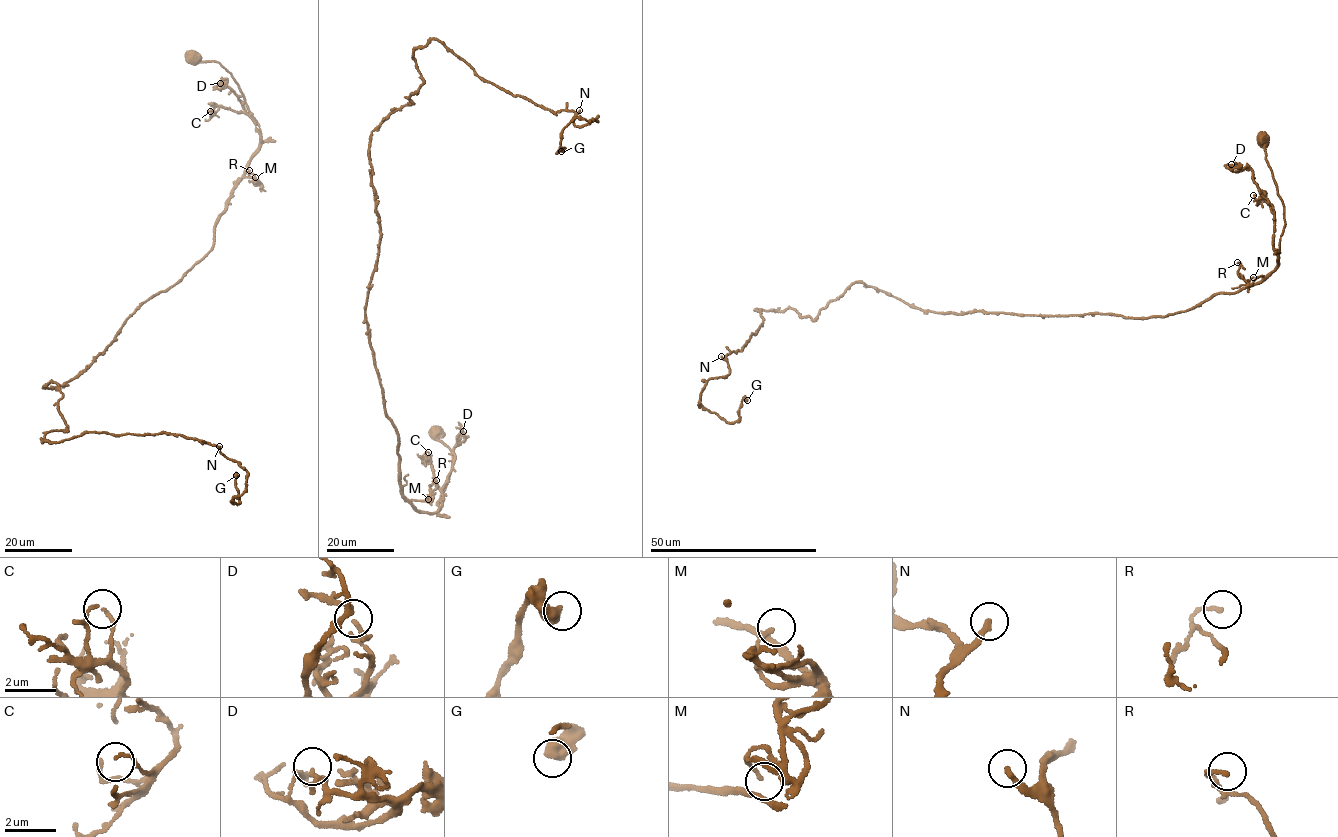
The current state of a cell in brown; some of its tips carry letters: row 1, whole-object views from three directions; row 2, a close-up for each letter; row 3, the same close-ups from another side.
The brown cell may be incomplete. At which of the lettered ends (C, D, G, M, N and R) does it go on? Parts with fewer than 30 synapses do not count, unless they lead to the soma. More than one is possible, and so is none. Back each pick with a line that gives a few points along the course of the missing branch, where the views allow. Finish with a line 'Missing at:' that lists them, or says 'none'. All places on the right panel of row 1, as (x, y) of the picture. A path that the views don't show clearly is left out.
Missing at: none

